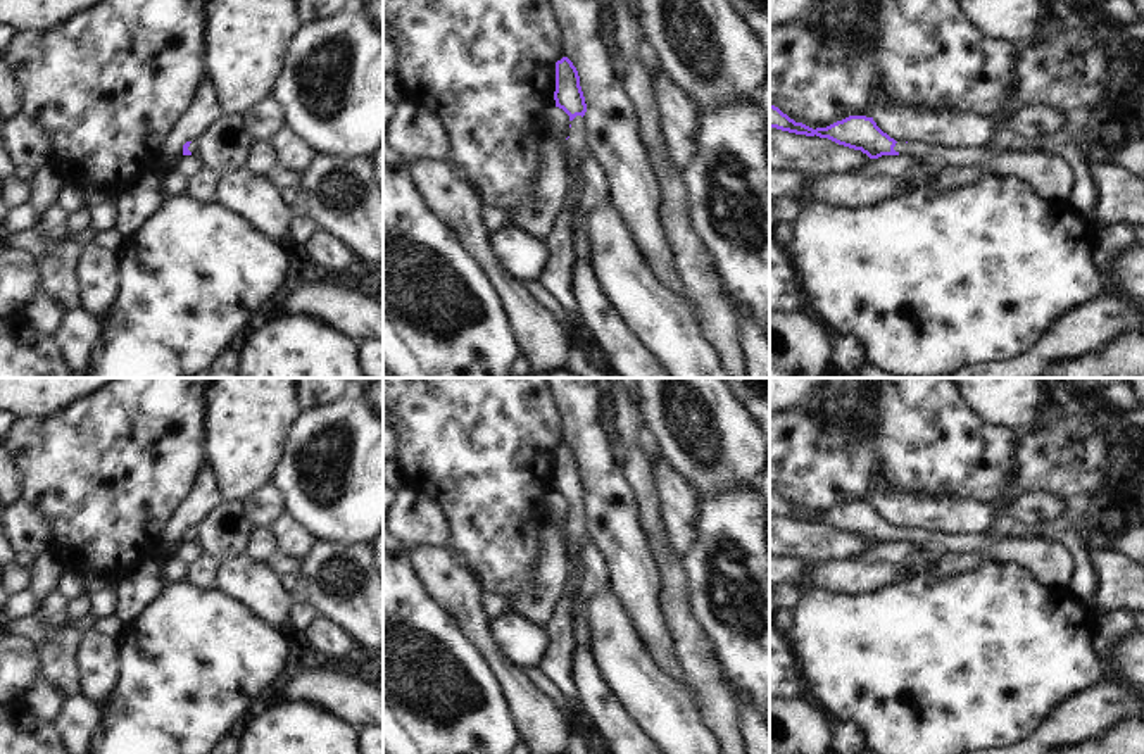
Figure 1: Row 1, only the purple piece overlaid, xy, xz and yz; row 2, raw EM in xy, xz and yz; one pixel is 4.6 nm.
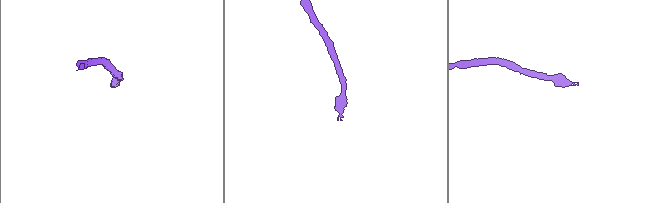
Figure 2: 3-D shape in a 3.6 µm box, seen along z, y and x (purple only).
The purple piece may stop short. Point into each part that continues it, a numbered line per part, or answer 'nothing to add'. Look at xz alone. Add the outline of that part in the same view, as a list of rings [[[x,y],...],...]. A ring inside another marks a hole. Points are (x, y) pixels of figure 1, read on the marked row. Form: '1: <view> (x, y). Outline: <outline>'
1: xz (578, 142). Outline: [[[581,116],[571,121],[568,147],[571,159],[581,164],[583,154],[588,150],[587,121]]]

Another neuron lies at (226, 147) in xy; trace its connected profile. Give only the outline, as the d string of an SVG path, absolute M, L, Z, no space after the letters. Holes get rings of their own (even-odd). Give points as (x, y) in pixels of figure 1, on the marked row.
M224 116L197 141L197 155L204 167L226 176L248 167L254 143L245 117Z

